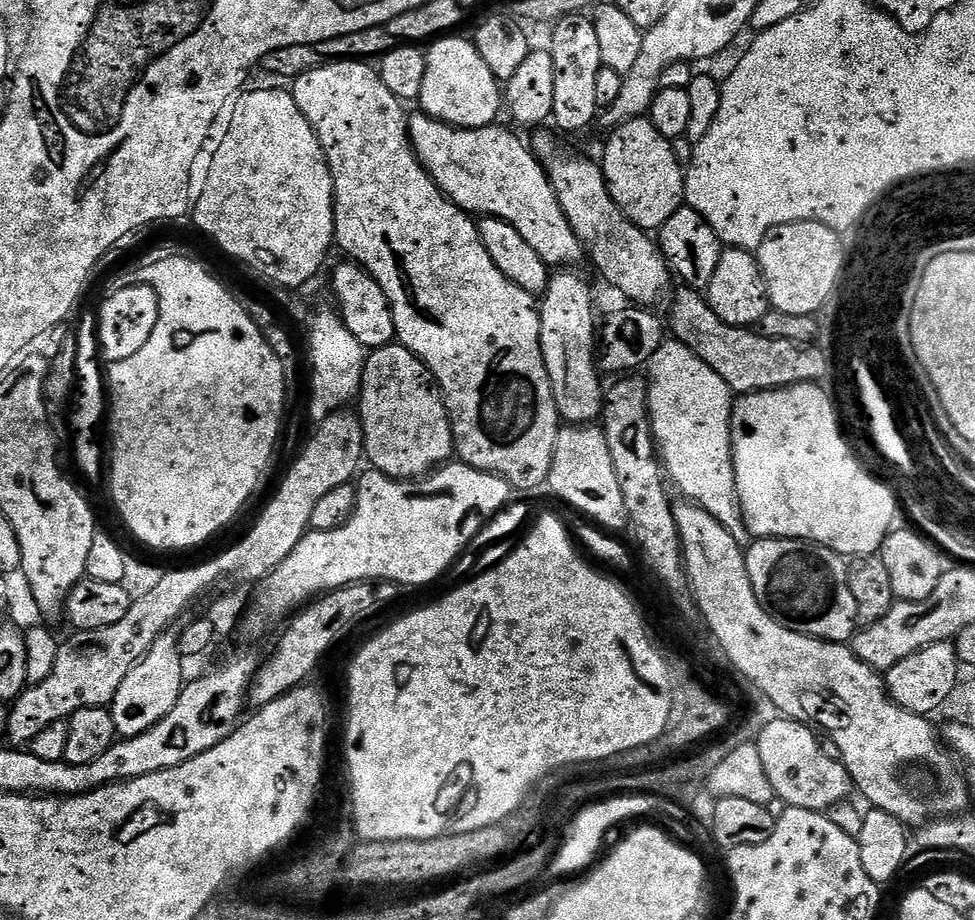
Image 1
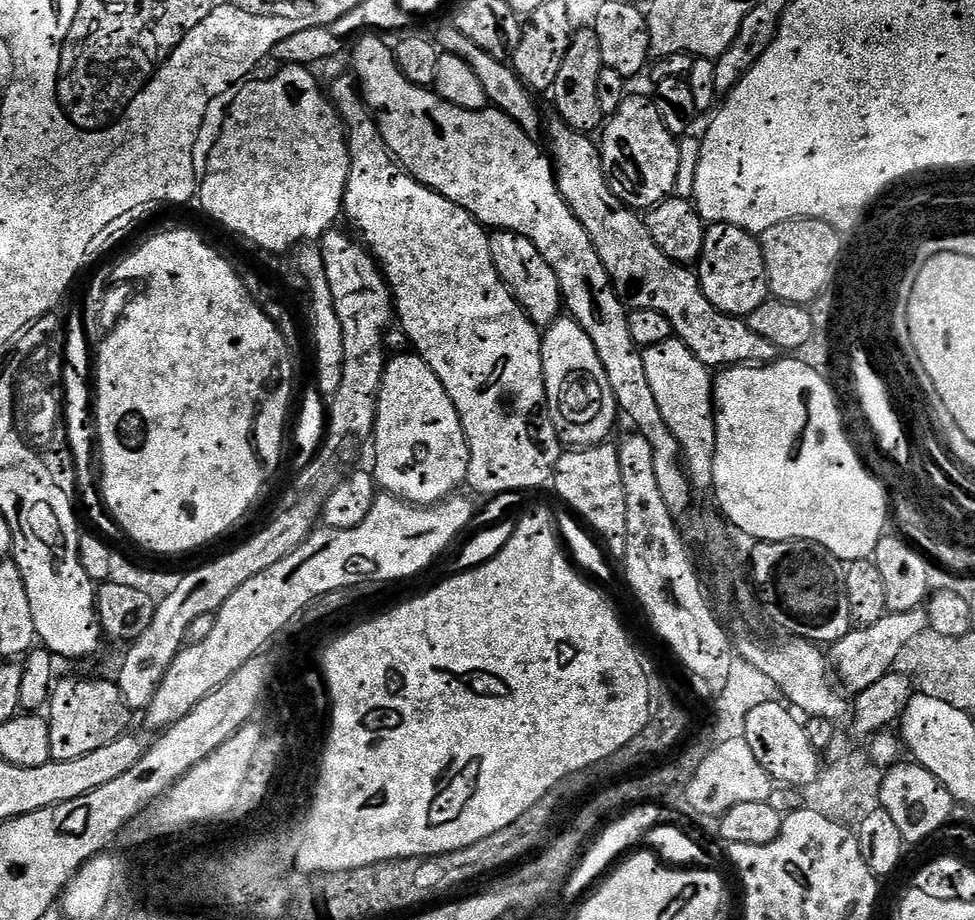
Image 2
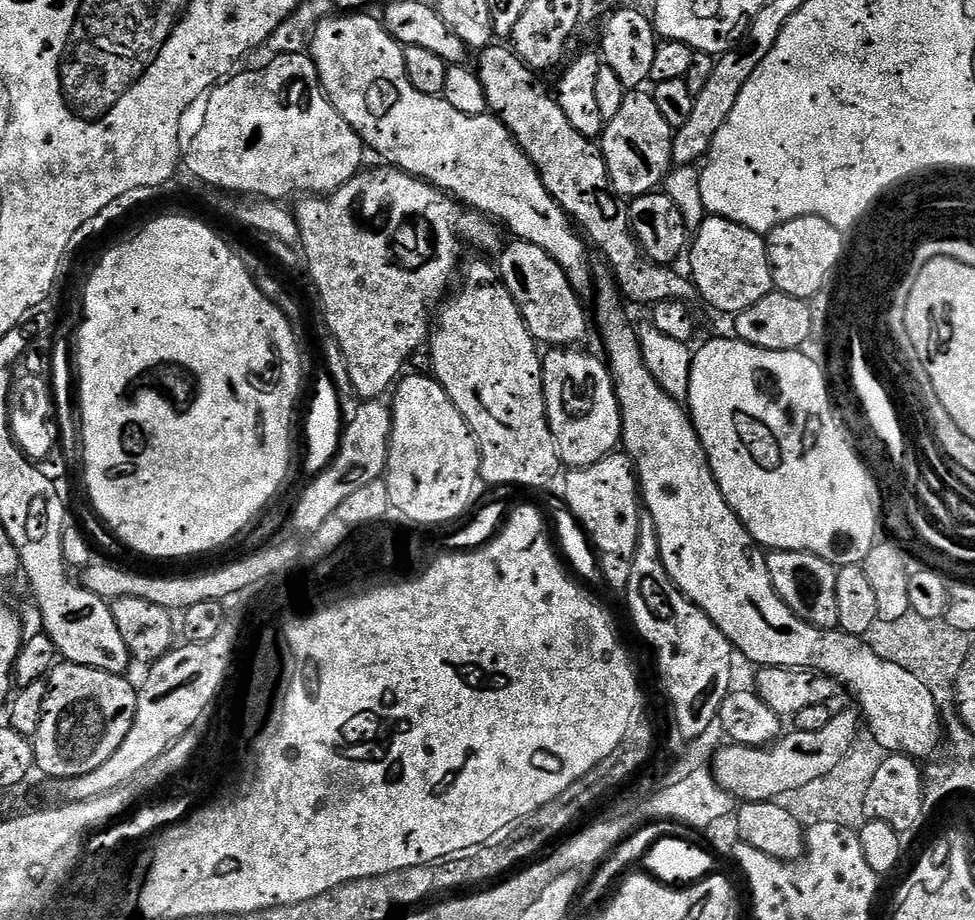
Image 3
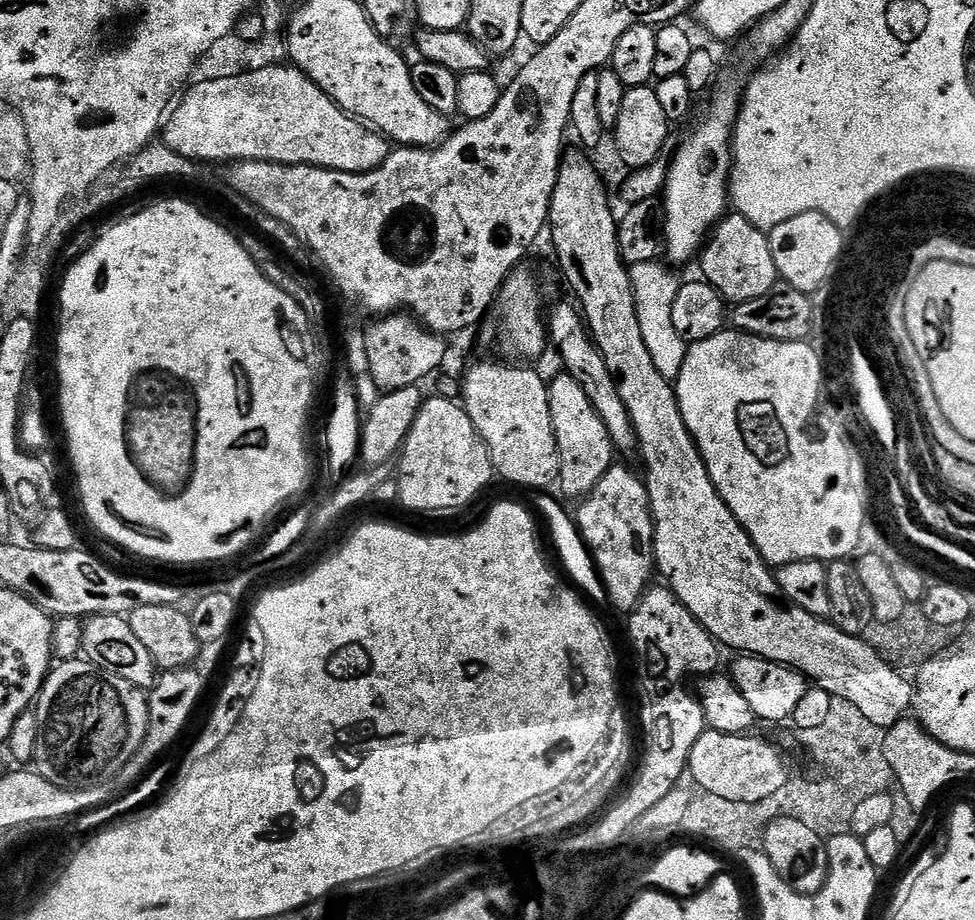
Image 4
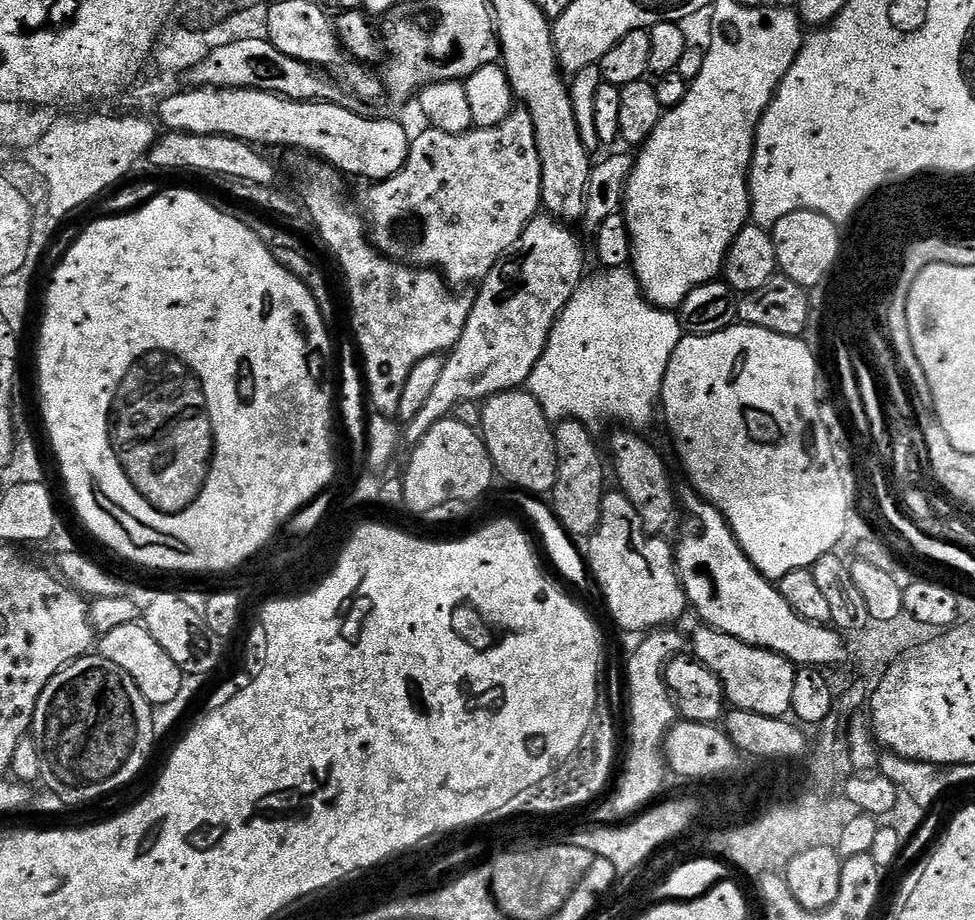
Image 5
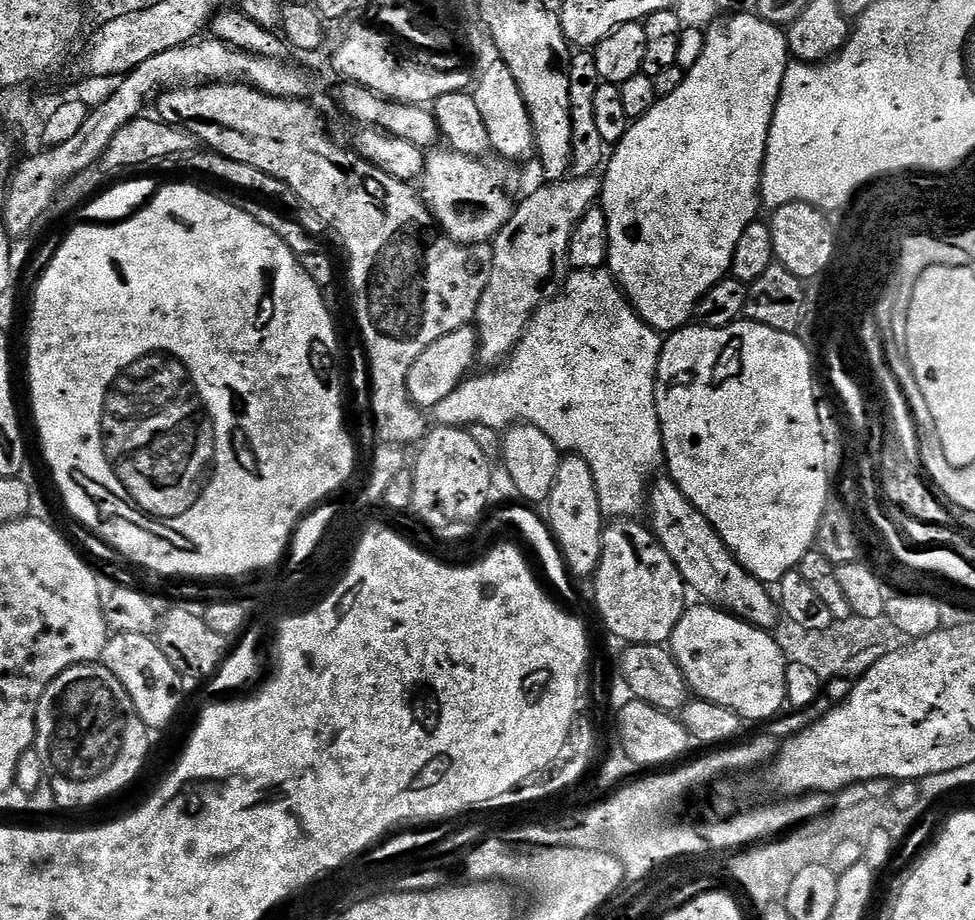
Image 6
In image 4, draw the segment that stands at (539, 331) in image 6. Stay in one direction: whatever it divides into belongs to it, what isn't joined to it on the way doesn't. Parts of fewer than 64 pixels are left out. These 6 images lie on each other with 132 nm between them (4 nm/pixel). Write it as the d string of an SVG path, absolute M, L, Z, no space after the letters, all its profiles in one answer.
M633 264L630 271L638 322L642 326L642 338L646 338L646 350L650 350L654 366L658 366L658 374L674 382L682 370L682 362L686 362L689 346L687 340L678 338L678 330L674 330L674 298L678 298L681 277L676 277L672 272L648 272L652 270L647 264Z

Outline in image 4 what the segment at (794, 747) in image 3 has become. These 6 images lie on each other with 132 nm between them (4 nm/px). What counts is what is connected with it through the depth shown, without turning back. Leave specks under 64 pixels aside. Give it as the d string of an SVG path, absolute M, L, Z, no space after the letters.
M707 730L701 734L689 754L687 771L697 789L718 795L729 802L758 803L776 794L790 781L788 764L772 744L759 740L756 734L735 736Z

